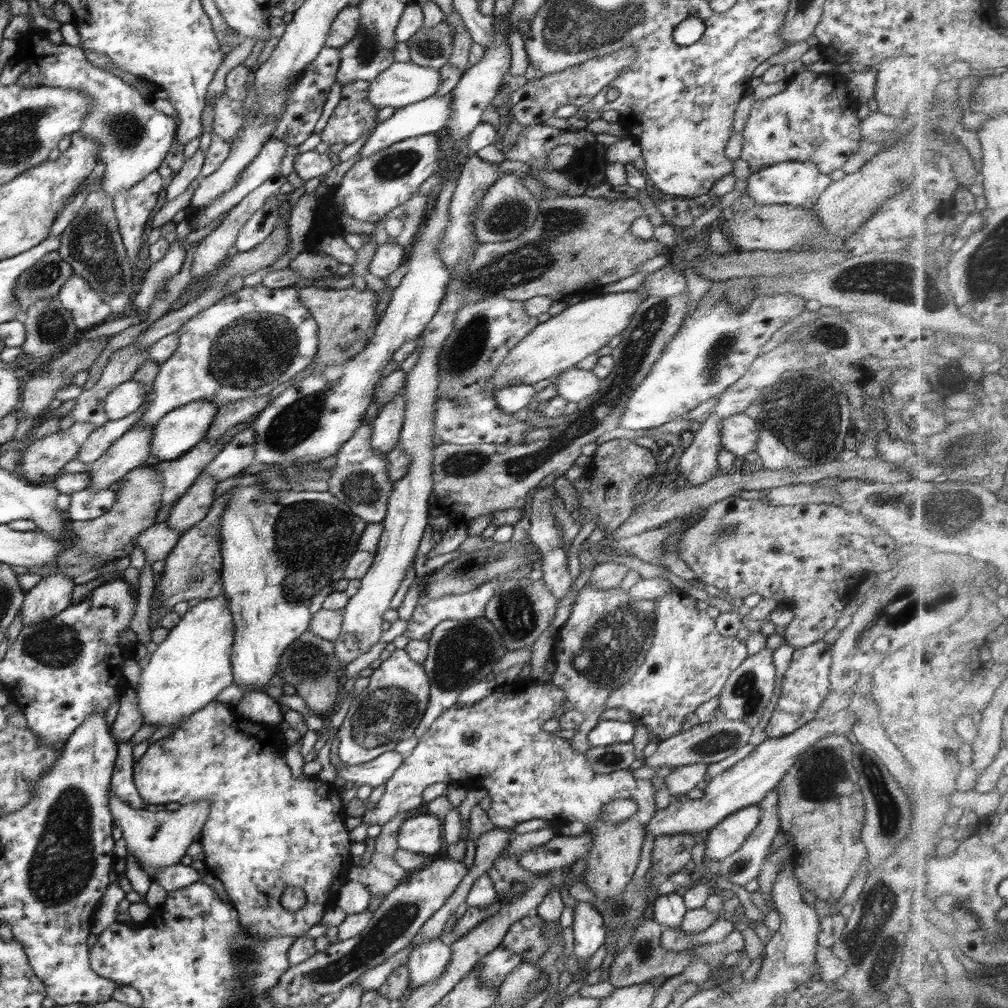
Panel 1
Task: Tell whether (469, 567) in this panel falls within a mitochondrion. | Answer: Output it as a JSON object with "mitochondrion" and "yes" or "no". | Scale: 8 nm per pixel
{"mitochondrion":"yes"}

